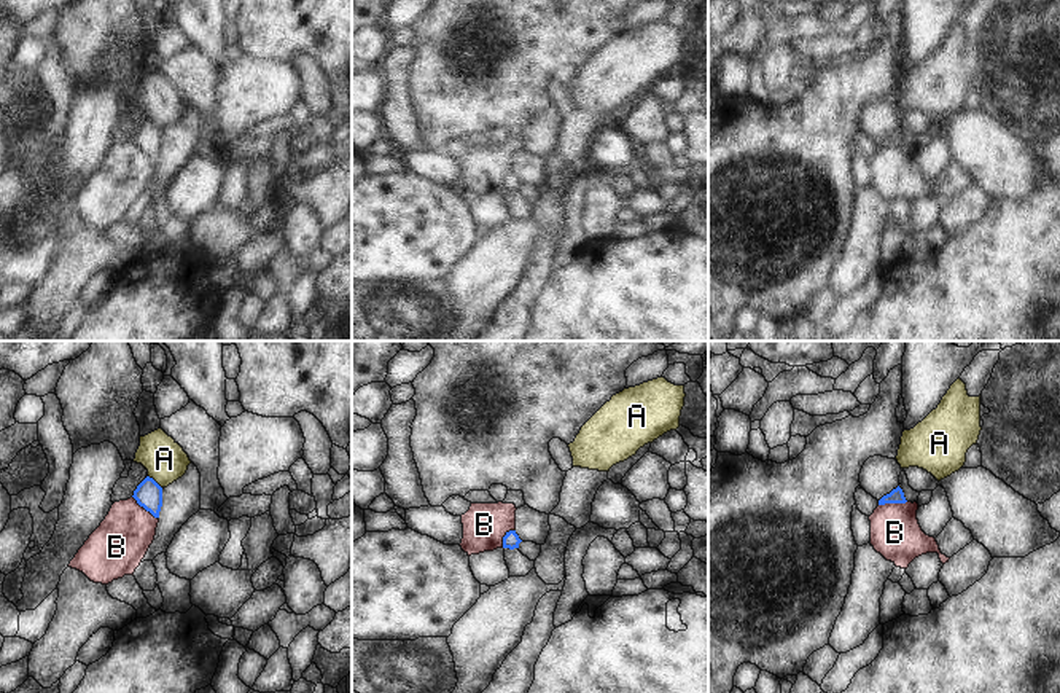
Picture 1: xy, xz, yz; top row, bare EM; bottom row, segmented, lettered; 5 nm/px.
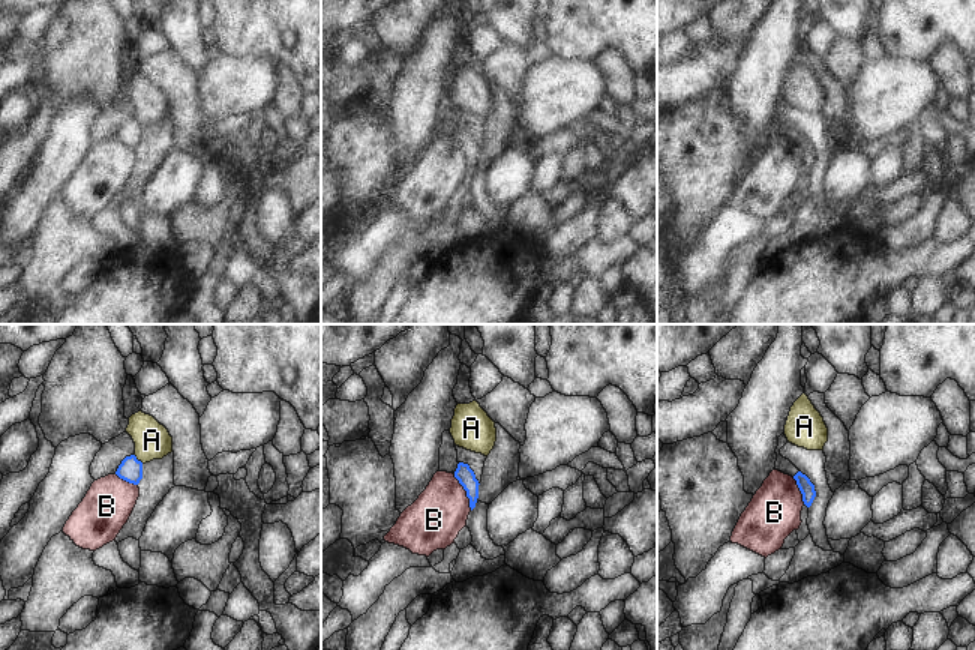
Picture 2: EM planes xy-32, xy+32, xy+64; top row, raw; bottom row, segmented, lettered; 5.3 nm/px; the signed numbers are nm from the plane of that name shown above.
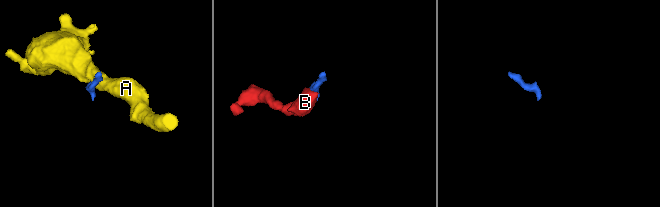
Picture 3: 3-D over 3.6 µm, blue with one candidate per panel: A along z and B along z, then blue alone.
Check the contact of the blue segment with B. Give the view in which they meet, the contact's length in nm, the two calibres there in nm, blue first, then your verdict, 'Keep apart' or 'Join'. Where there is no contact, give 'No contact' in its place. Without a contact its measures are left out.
Touches blue in yz. Shared border 150 nm. Thickness 80 nm (blue) against 260 nm. Keep apart

